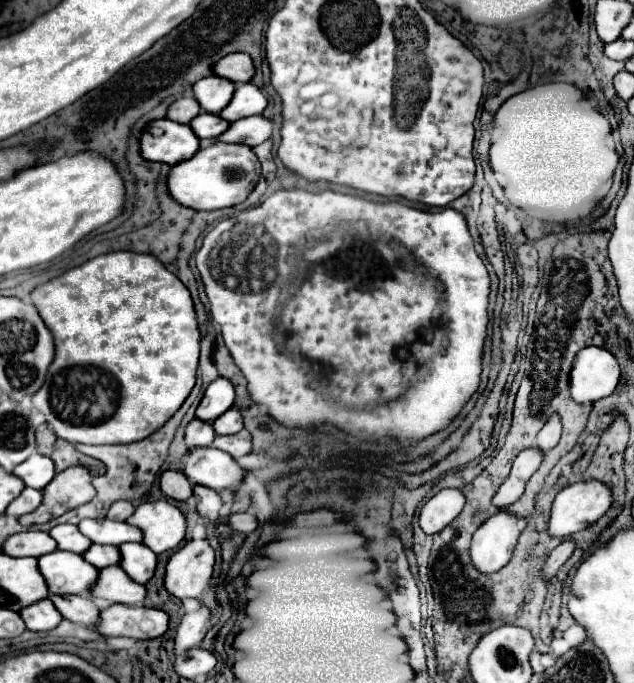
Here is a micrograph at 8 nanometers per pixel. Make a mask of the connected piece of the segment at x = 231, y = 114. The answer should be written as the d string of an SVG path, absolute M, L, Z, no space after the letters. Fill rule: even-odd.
M239 84L229 106L225 110L219 112L219 116L227 122L235 122L239 118L247 118L247 116L257 116L265 110L267 106L267 98L261 94L261 90L253 84ZM237 114L247 114L247 116L237 116Z

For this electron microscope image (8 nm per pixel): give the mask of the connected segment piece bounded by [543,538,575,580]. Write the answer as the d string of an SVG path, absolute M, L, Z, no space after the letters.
M565 538L555 550L551 550L551 554L547 556L547 562L543 564L543 576L545 576L545 580L553 578L555 570L559 570L565 564L565 560L573 554L573 550L575 550L575 542L571 538Z

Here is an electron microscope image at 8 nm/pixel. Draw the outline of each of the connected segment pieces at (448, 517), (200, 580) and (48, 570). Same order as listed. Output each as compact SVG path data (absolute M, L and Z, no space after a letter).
M443 488L435 496L431 496L419 514L419 526L425 534L435 534L451 524L463 510L465 496L461 490Z
M189 540L177 550L165 570L165 588L179 600L199 598L209 586L215 564L215 552L207 540Z
M67 550L39 556L37 566L51 594L87 594L99 572L79 554Z

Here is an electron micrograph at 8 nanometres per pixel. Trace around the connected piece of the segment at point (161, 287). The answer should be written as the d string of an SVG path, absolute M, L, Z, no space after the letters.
M109 252L31 292L39 316L55 340L55 360L43 386L31 396L53 432L71 444L131 444L157 432L195 386L201 334L193 300L183 282L153 254Z

